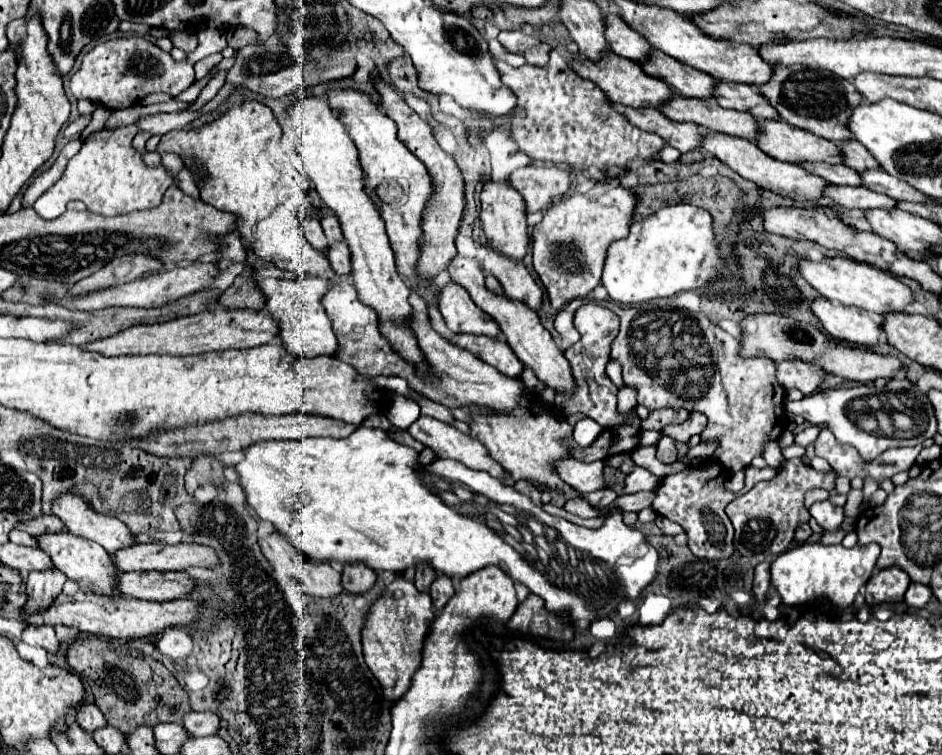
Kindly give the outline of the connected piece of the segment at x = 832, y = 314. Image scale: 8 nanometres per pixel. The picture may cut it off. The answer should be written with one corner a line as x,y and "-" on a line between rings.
818,298
812,304
812,312
820,318
824,330
840,342
874,348
880,342
882,316
866,312
862,308
834,306
832,302

